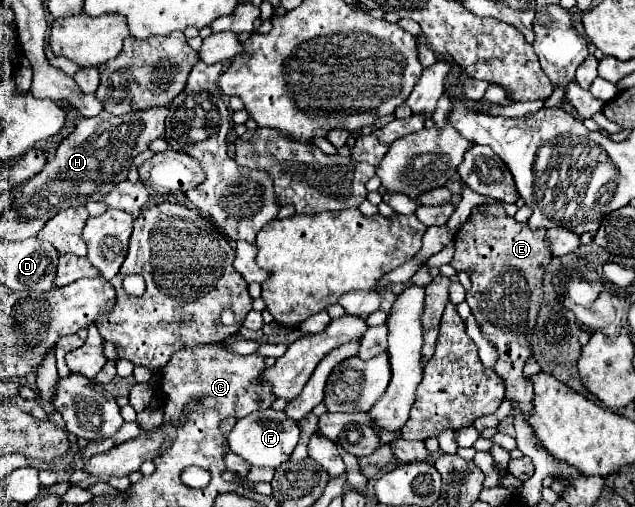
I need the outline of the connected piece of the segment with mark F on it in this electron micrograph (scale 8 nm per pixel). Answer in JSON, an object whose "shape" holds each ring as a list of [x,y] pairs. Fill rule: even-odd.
{"shape":[[[260,410],[252,412],[246,418],[240,418],[232,432],[228,434],[228,446],[234,454],[242,456],[246,462],[252,466],[260,468],[278,468],[284,464],[290,456],[294,446],[298,444],[298,424],[286,416],[286,412],[276,412],[276,410]]]}

